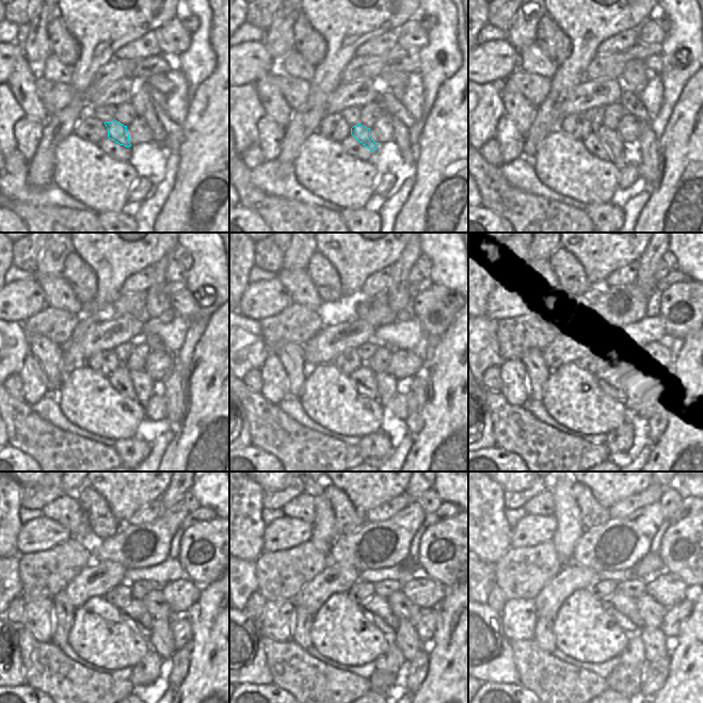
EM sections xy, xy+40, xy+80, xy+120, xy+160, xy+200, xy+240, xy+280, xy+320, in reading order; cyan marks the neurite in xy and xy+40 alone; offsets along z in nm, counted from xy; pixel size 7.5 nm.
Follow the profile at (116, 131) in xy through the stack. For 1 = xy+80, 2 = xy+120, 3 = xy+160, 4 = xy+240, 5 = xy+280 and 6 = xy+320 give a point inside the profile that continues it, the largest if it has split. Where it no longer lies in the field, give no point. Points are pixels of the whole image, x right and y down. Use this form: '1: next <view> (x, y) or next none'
1: next xy+80 (609, 139)
2: next xy+120 (143, 384)
3: next xy+160 (386, 383)
4: next xy+240 (161, 640)
5: next xy+280 (406, 639)
6: next xy+320 (654, 641)

